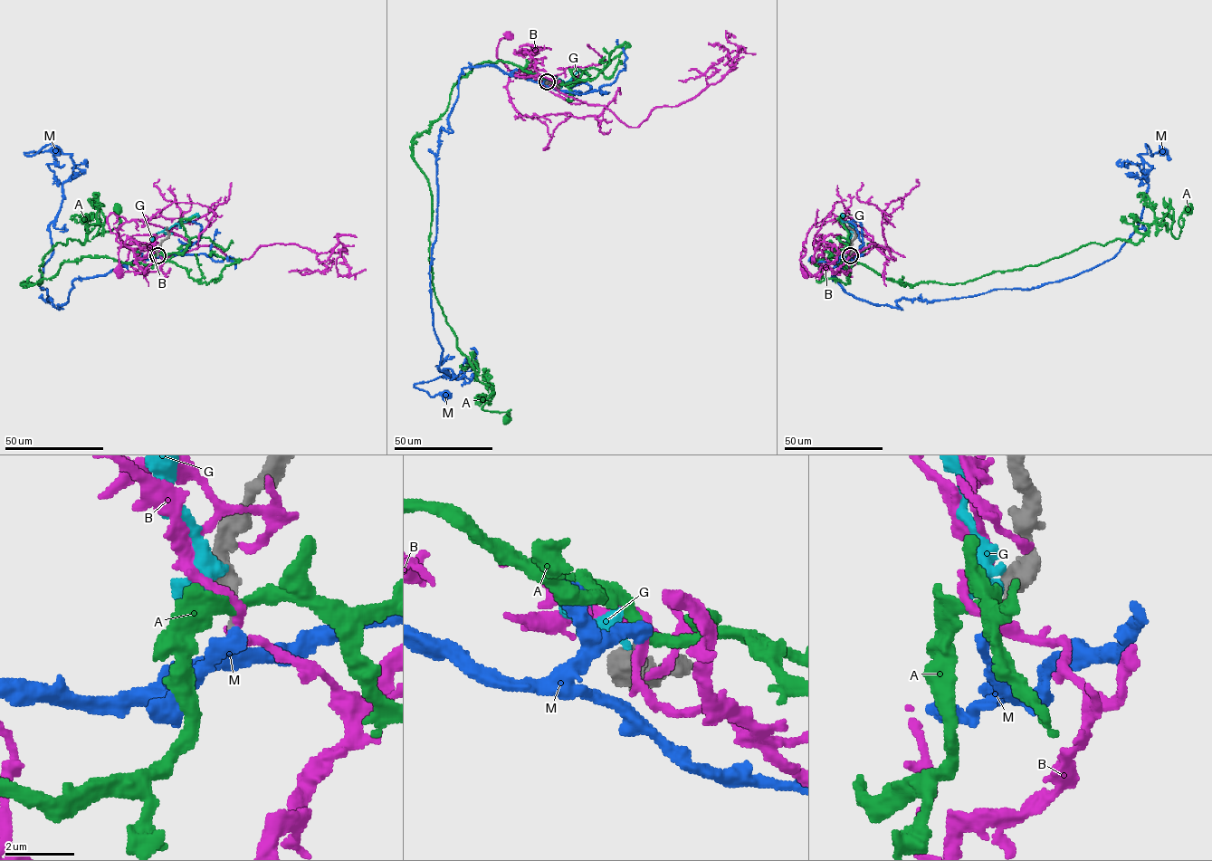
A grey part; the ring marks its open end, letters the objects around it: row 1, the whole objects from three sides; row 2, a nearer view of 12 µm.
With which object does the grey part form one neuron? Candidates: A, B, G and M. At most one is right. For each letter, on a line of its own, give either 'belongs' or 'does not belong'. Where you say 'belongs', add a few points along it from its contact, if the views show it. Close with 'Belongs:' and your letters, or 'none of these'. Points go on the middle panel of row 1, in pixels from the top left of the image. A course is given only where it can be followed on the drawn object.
A: does not belong
B: does not belong
G: does not belong
M: belongs; course (547, 81), (463, 67), (453, 131), (441, 129), (431, 306), (438, 368), (463, 374), (414, 386), (446, 393)
Belongs: M

